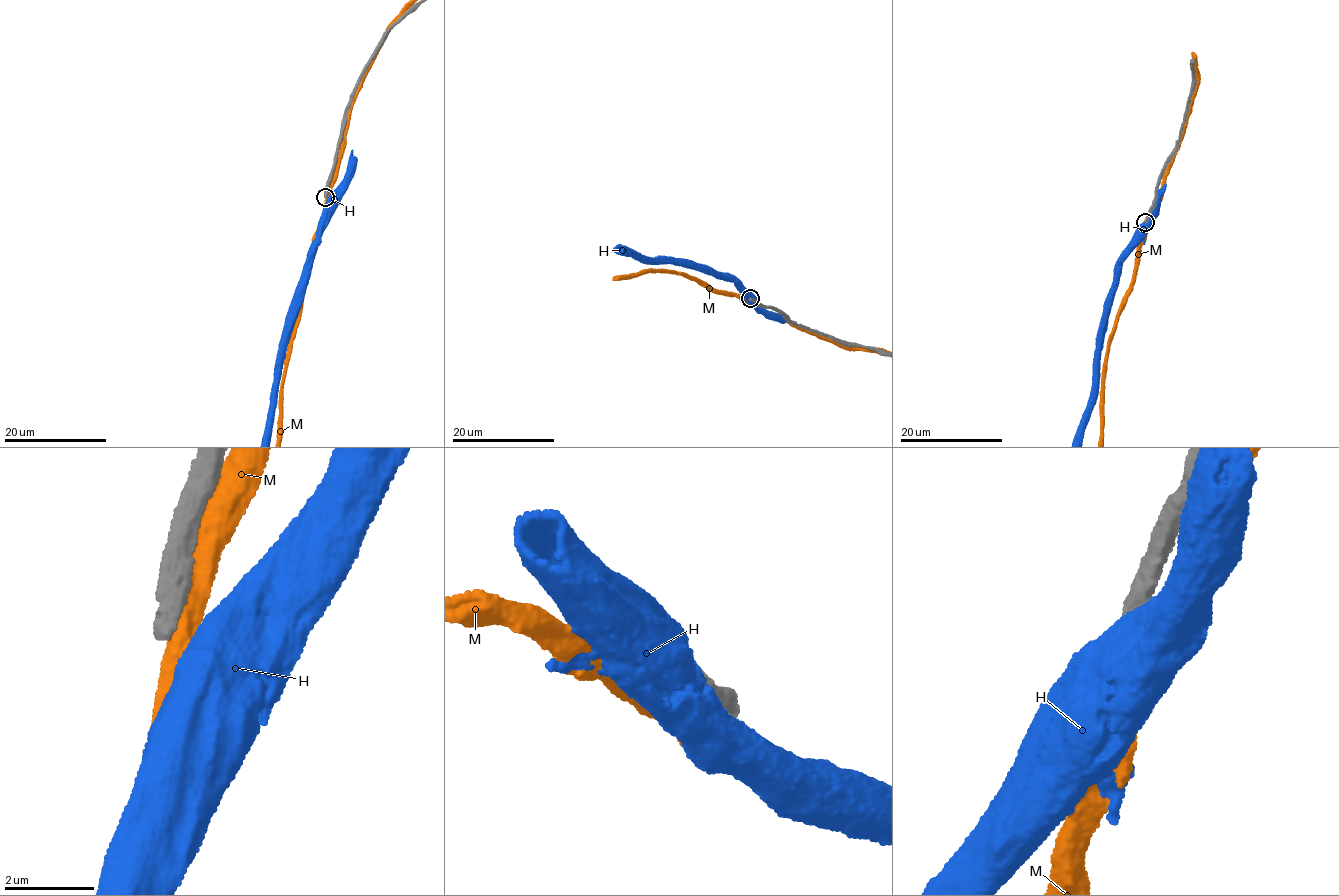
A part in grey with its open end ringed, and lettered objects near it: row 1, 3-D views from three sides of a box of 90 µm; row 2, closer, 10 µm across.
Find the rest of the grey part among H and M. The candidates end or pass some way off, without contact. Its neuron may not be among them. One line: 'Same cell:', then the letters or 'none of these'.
Same cell: none of these

